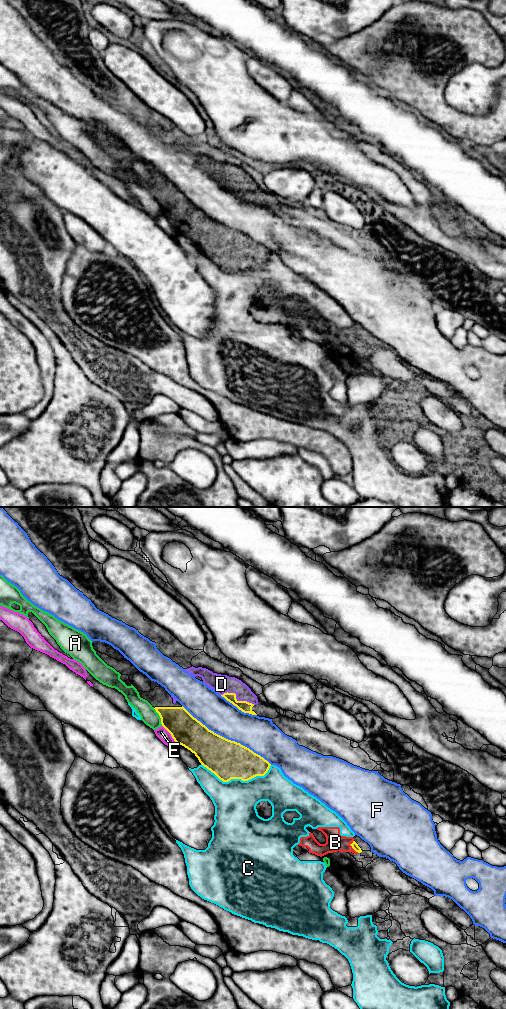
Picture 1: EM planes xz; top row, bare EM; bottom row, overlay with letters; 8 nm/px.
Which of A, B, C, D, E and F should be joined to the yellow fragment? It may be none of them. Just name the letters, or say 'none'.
D

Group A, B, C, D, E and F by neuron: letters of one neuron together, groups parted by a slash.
A / B C / D / E / F

